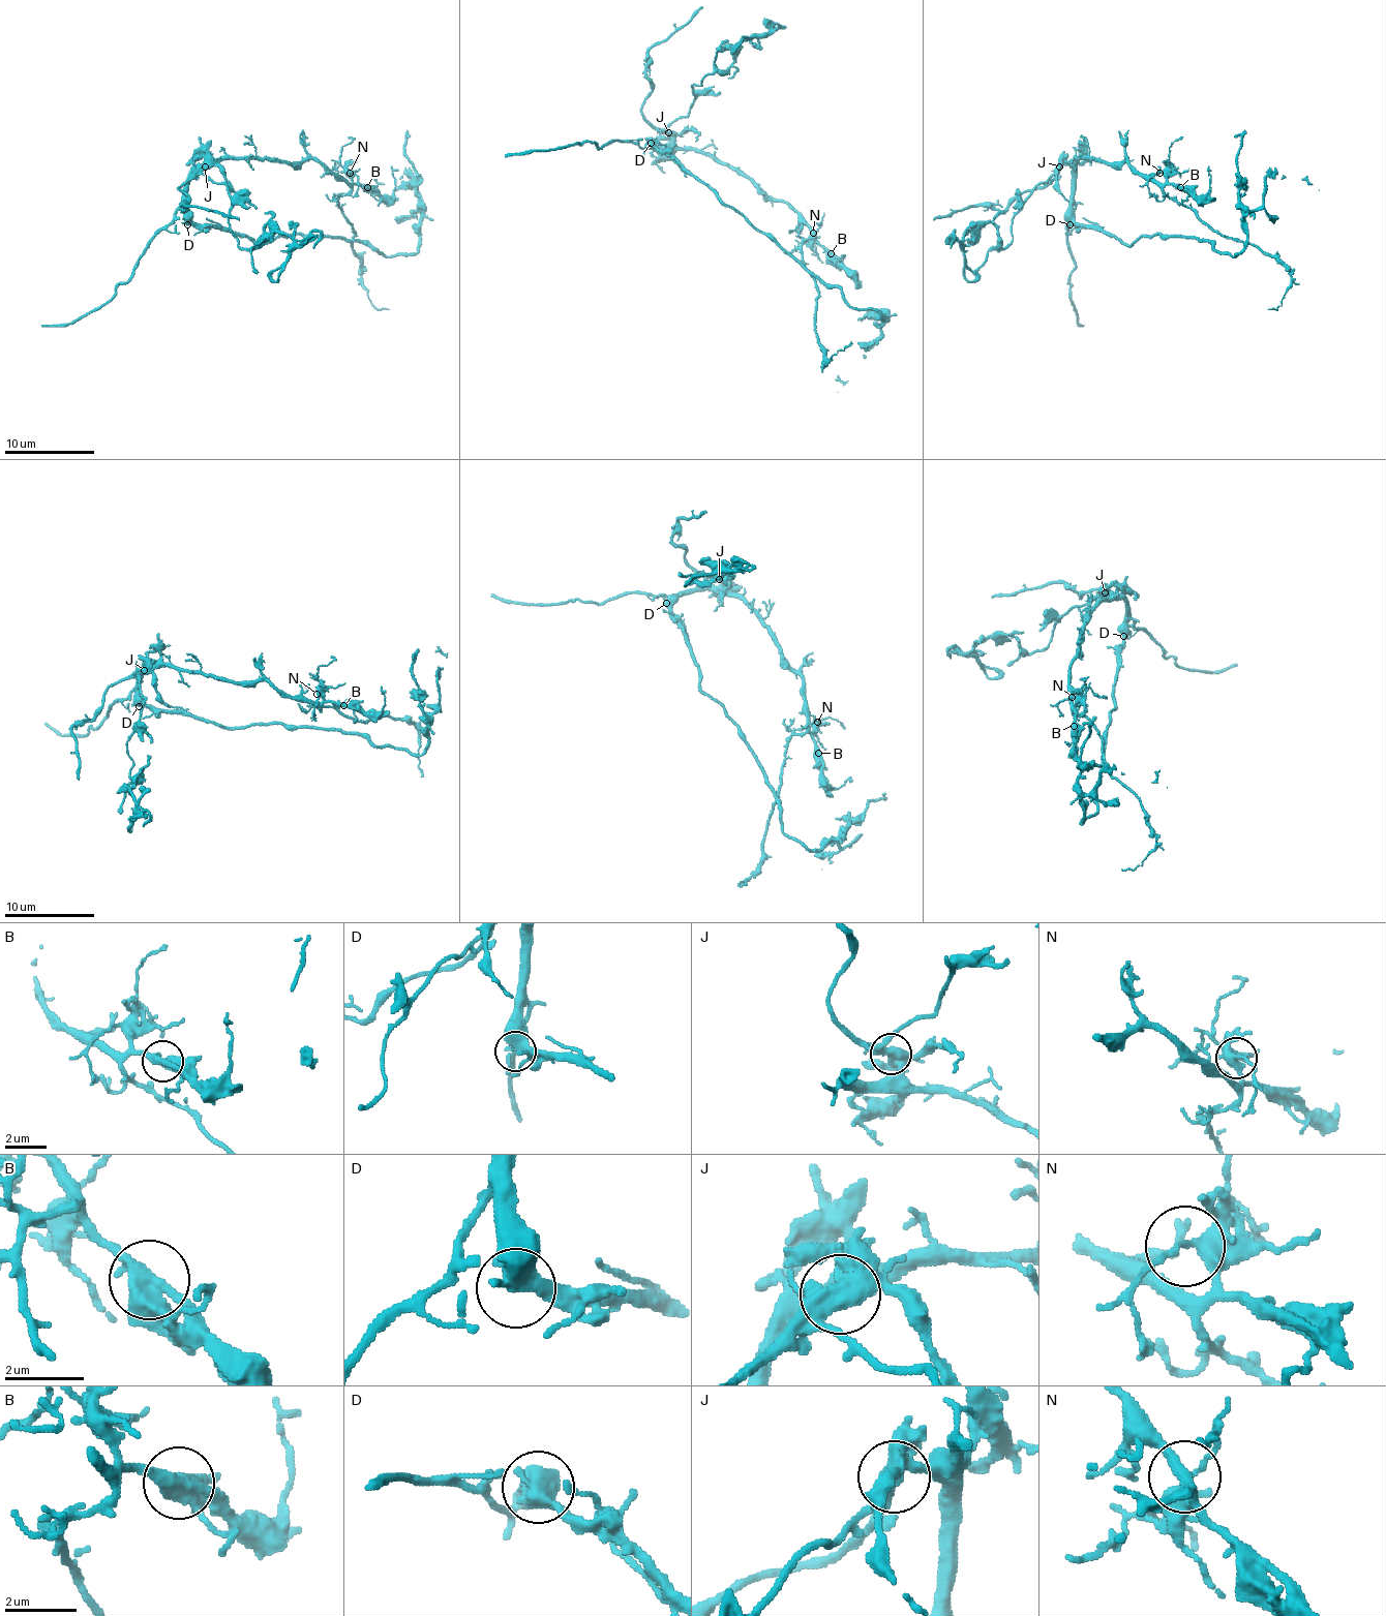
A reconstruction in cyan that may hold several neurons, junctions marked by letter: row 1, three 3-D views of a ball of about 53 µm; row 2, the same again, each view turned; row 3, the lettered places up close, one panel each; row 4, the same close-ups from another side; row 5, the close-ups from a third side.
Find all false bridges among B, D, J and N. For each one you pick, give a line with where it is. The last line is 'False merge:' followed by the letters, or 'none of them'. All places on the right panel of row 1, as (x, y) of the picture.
J: Place: (1059, 166)
False merge: J

